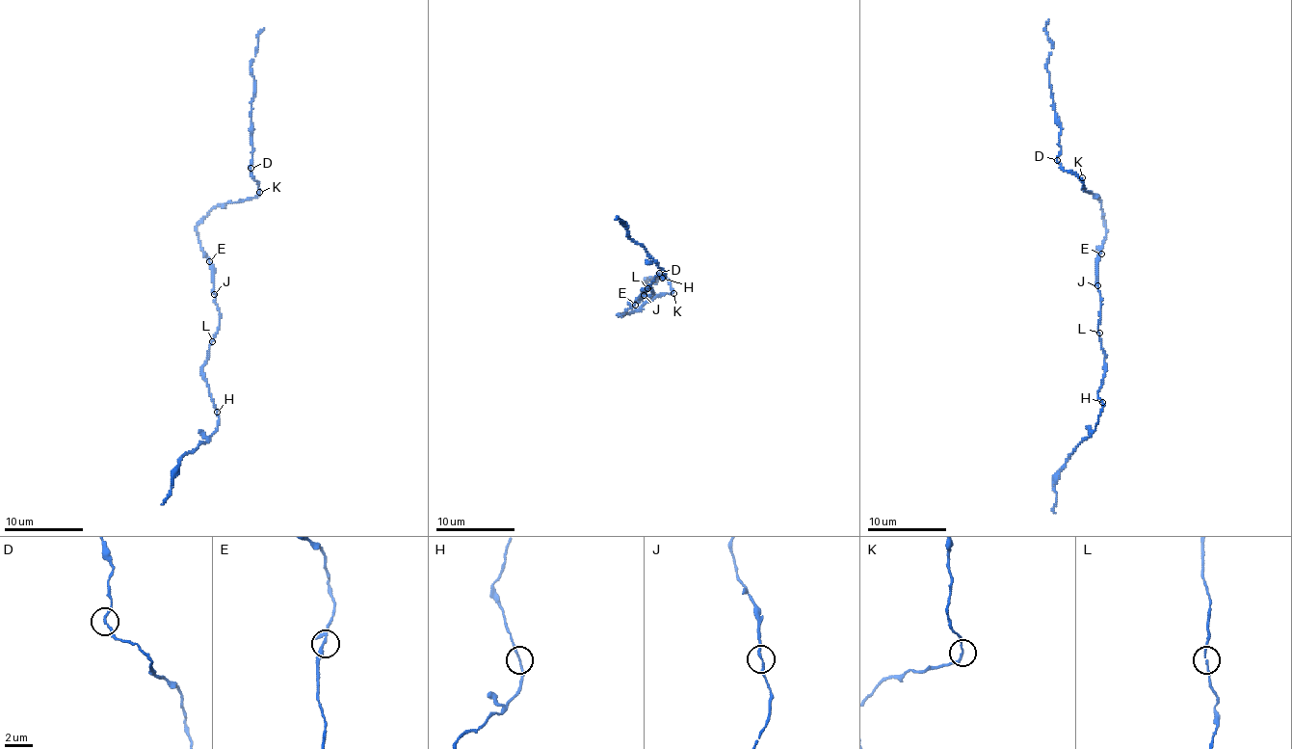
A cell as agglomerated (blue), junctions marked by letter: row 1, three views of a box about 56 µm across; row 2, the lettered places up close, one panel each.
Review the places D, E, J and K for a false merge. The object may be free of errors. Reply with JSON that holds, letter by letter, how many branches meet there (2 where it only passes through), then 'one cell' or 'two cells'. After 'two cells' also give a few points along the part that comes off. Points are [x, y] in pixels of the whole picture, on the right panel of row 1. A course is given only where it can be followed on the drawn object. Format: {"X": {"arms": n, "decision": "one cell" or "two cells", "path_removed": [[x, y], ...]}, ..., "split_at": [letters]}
{"D": {"arms": 2, "decision": "one cell"}, "E": {"arms": 3, "decision": "one cell"}, "J": {"arms": 2, "decision": "one cell"}, "K": {"arms": 2, "decision": "one cell"}, "split_at": []}

